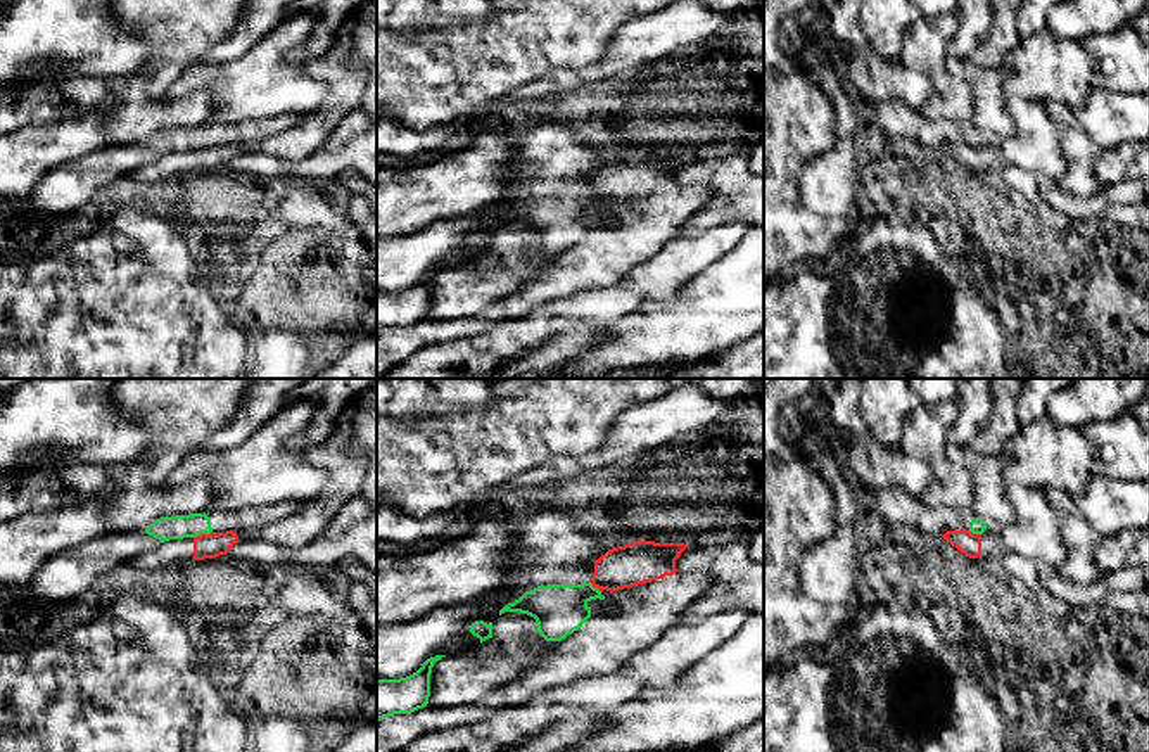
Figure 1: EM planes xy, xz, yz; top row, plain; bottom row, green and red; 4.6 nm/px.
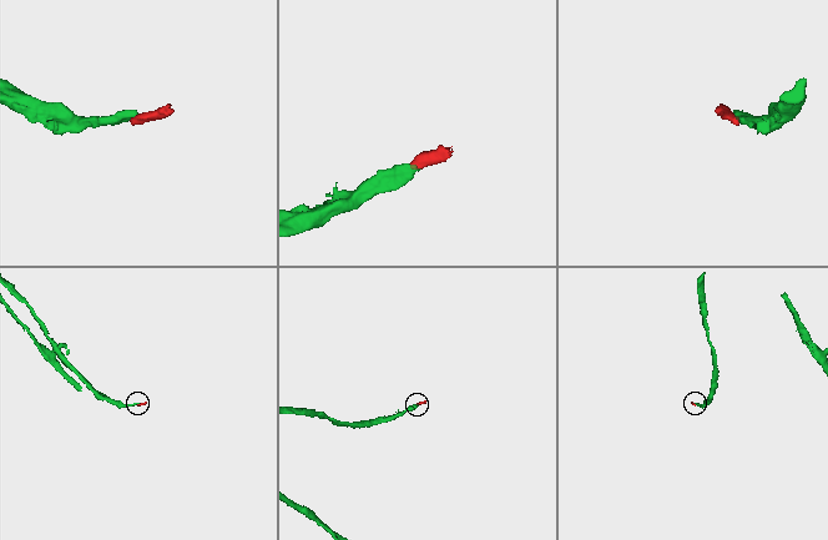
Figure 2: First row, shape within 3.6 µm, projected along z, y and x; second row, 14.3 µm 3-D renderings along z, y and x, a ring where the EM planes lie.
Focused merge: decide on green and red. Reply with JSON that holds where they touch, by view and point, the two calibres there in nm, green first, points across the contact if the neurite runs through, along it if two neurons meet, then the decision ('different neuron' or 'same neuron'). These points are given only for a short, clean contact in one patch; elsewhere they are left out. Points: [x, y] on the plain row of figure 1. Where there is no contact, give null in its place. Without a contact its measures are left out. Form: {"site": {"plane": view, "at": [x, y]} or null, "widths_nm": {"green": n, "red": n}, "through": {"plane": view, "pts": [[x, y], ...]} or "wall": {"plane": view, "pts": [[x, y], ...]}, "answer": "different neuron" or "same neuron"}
{"site": {"plane": "xy", "at": [203, 146]}, "widths_nm": {"green": 110, "red": 120}, "wall": {"plane": "xy", "pts": [[211, 144], [194, 151]]}, "answer": "different neuron"}

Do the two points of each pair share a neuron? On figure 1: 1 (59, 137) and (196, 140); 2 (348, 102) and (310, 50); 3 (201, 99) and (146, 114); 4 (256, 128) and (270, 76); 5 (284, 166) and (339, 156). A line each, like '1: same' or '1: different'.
1: different
2: different
3: same
4: different
5: same

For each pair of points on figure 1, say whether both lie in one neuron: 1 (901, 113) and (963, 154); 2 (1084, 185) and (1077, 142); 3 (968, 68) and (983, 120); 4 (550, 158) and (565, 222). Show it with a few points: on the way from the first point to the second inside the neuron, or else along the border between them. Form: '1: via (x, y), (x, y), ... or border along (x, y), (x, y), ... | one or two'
1: border along (963, 140), (951, 142), (942, 149) | two
2: via (1080, 175), (1080, 152) | one
3: via (980, 80), (983, 83), (983, 108) | one
4: via (553, 173), (557, 206) | one

